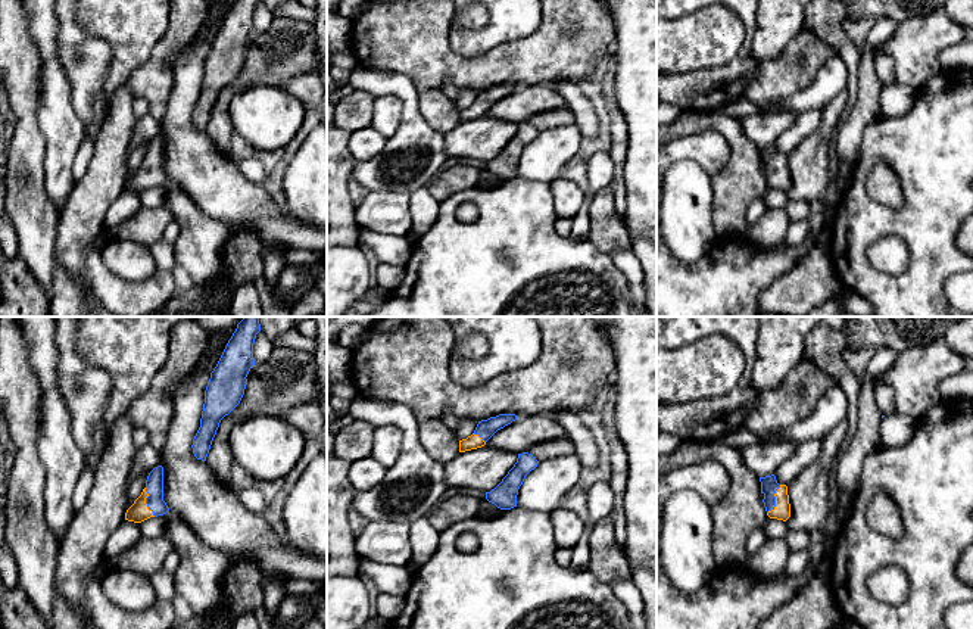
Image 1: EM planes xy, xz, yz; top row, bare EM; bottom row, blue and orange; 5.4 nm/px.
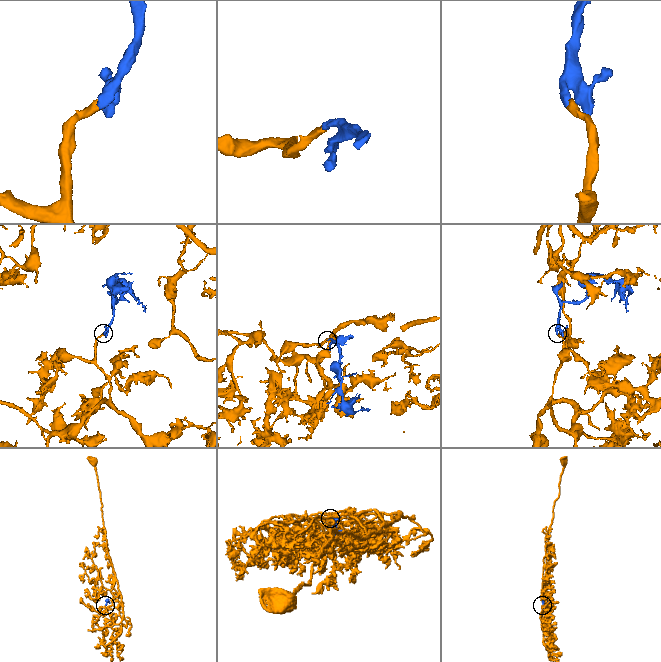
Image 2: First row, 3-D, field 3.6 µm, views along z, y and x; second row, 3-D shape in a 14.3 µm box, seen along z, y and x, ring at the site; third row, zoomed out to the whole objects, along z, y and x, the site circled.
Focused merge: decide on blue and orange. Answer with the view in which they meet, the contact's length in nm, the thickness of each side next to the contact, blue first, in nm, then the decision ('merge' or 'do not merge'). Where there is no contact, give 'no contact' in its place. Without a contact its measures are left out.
yz | 180 nm | 100/100 nm | merge

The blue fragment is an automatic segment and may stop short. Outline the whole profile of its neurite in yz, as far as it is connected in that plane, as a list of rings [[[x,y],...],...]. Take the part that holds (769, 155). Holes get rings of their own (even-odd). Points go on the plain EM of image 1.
[[[776,146],[760,147],[764,177],[770,189],[786,191],[790,187],[788,156],[779,155]]]

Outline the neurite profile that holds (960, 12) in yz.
[[[948,0],[944,10],[952,22],[973,29],[973,0]]]

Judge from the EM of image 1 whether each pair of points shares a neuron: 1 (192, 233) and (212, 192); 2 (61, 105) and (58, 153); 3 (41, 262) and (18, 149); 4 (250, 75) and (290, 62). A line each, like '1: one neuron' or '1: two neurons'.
1: two neurons
2: one neuron
3: one neuron
4: one neuron

